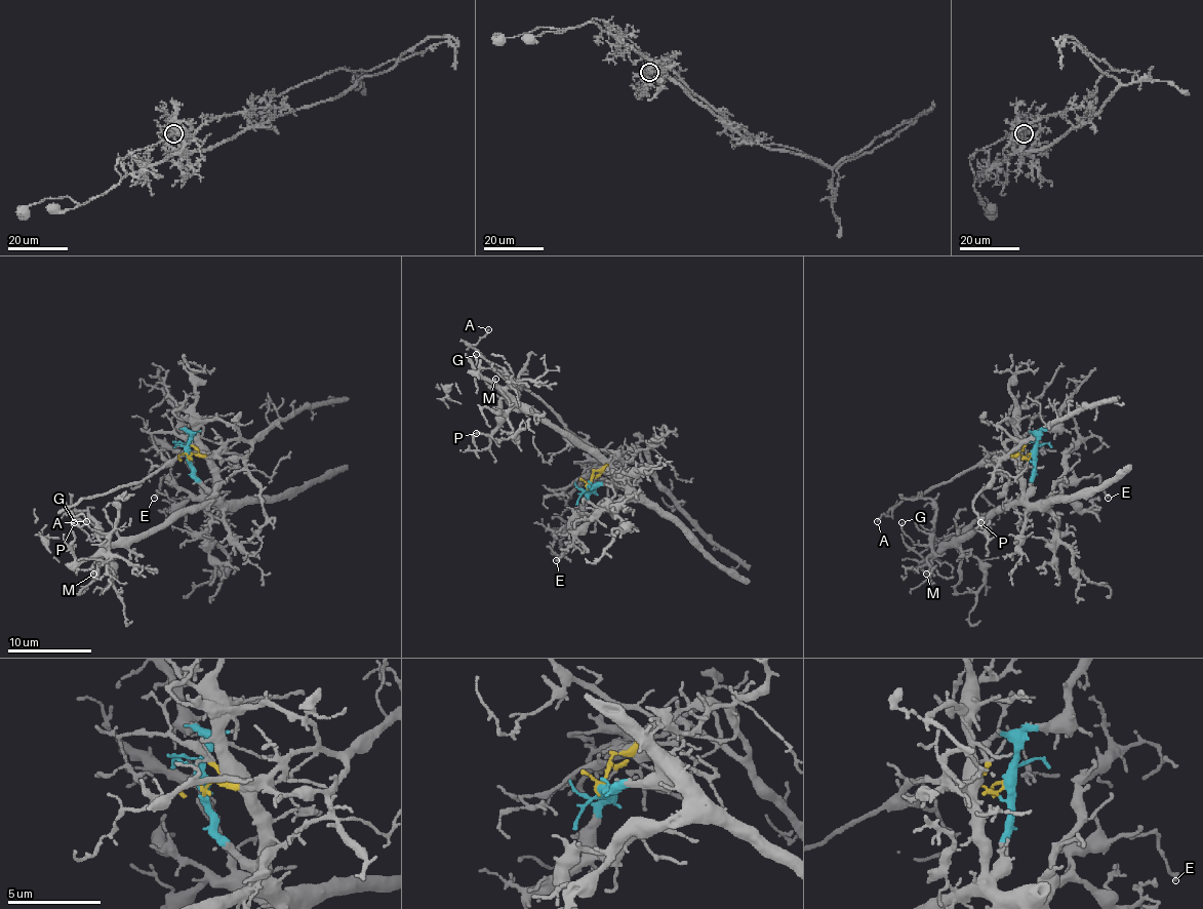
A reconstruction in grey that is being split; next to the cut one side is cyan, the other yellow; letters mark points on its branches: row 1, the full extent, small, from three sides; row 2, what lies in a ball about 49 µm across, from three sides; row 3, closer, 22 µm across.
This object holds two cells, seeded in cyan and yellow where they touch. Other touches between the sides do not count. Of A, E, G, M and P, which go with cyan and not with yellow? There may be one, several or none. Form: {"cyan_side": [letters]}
{"cyan_side": ["E", "G", "M", "P"]}

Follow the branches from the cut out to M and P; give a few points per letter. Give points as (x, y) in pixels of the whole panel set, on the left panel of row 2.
M: (187, 453), (191, 473), (211, 496), (176, 512), (164, 525), (143, 536), (120, 538), (96, 558), (92, 574)
P: (187, 453), (191, 473), (211, 496), (134, 538), (106, 534), (90, 519), (76, 519), (74, 523)

